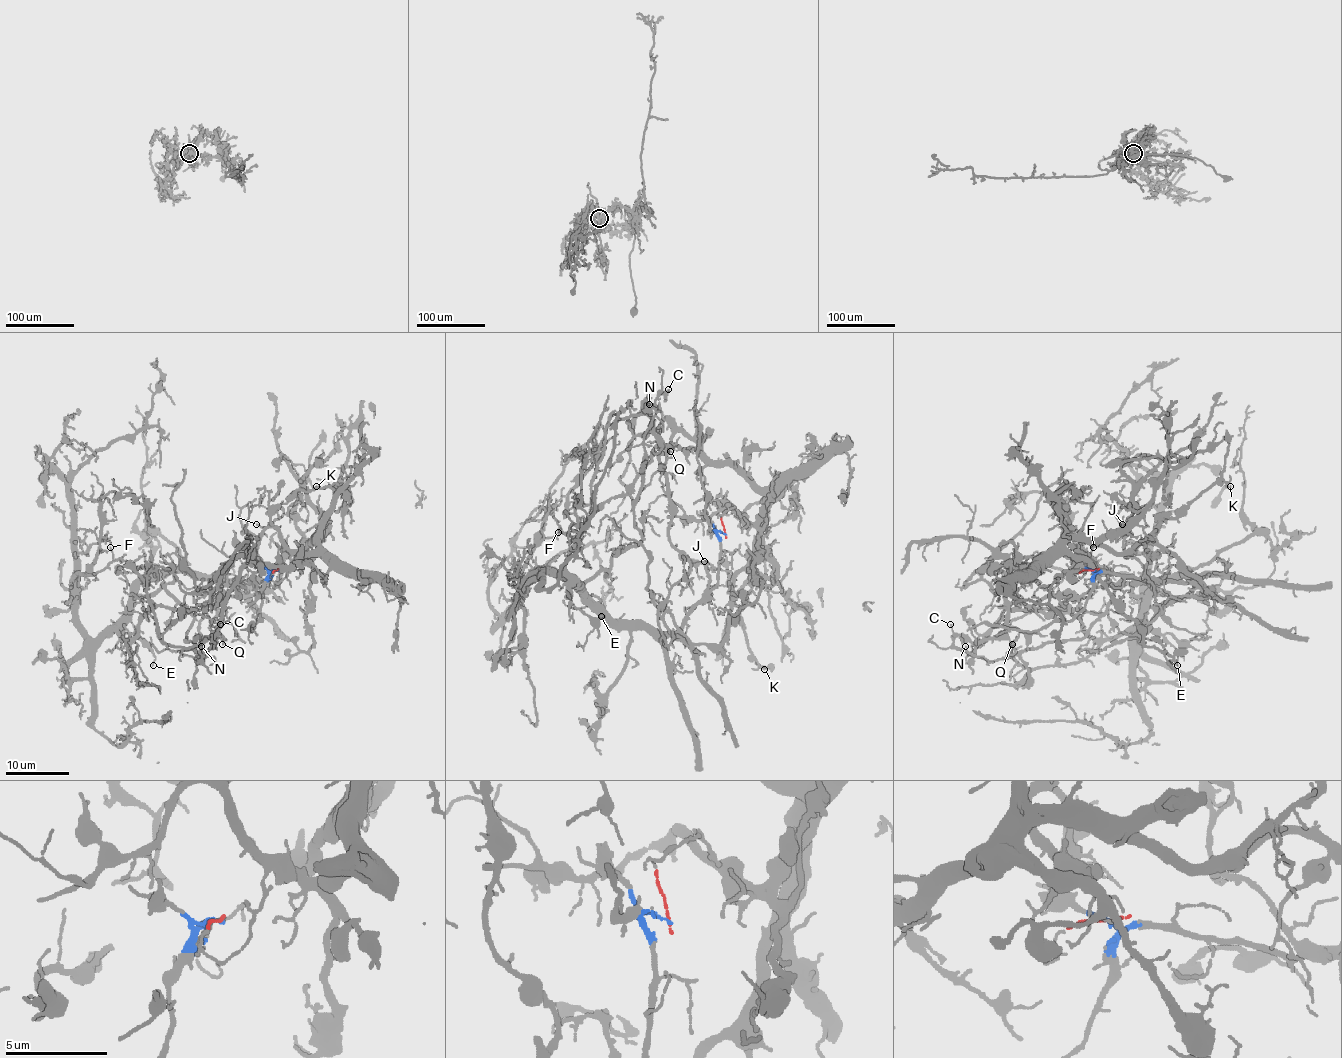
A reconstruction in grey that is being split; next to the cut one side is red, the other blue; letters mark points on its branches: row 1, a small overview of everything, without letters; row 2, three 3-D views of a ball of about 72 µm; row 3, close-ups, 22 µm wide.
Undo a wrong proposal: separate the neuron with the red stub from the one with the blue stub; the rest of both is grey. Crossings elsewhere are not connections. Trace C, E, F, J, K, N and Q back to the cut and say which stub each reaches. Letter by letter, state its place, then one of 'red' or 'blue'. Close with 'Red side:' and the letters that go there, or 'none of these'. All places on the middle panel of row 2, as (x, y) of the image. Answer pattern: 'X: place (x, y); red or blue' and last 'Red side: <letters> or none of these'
C: place (668, 389); blue
E: place (601, 616); blue
F: place (558, 532); blue
J: place (704, 561); blue
K: place (764, 669); red
N: place (649, 404); red
Q: place (670, 451); red
Red side: K, N, Q

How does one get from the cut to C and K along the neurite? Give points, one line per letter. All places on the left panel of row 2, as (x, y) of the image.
C: (277, 570), (227, 582), (148, 576), (137, 592), (164, 584), (194, 617), (186, 640), (197, 660), (219, 624)
K: (277, 570), (278, 582), (294, 557), (317, 552), (315, 539), (304, 552), (293, 519), (304, 484), (317, 485)

